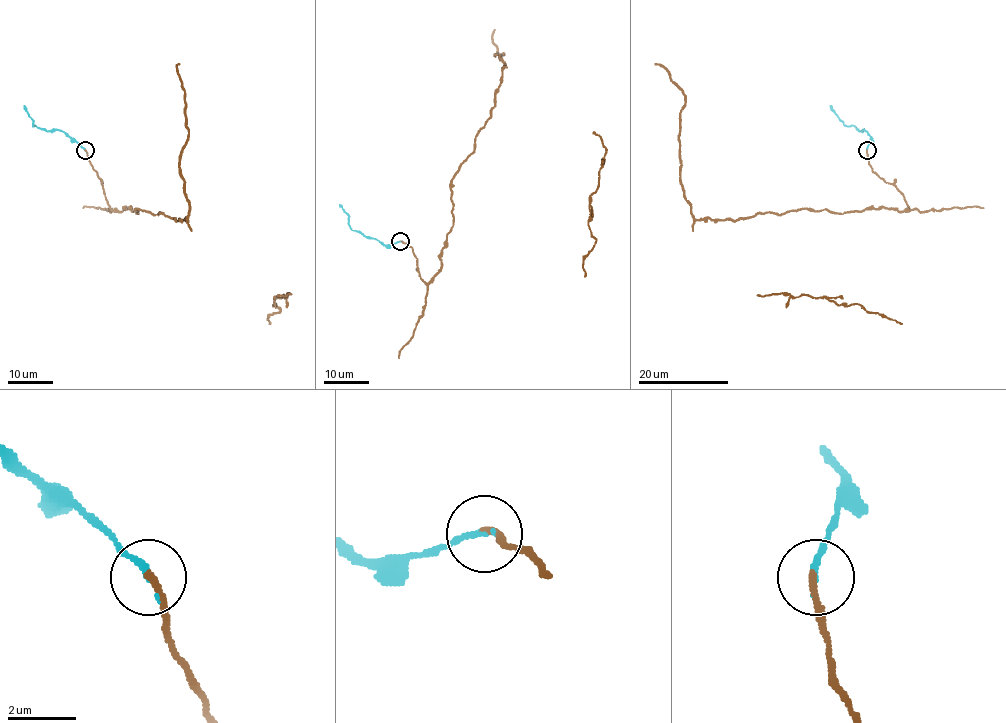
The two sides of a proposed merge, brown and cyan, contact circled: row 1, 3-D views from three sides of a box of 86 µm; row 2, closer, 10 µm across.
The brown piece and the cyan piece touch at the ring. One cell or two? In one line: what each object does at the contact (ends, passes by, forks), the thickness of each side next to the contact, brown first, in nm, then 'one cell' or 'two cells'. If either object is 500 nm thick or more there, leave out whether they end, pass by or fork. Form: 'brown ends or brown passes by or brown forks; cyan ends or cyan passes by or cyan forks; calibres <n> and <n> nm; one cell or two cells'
brown ends; cyan ends; calibres 200 and 180 nm; one cell

